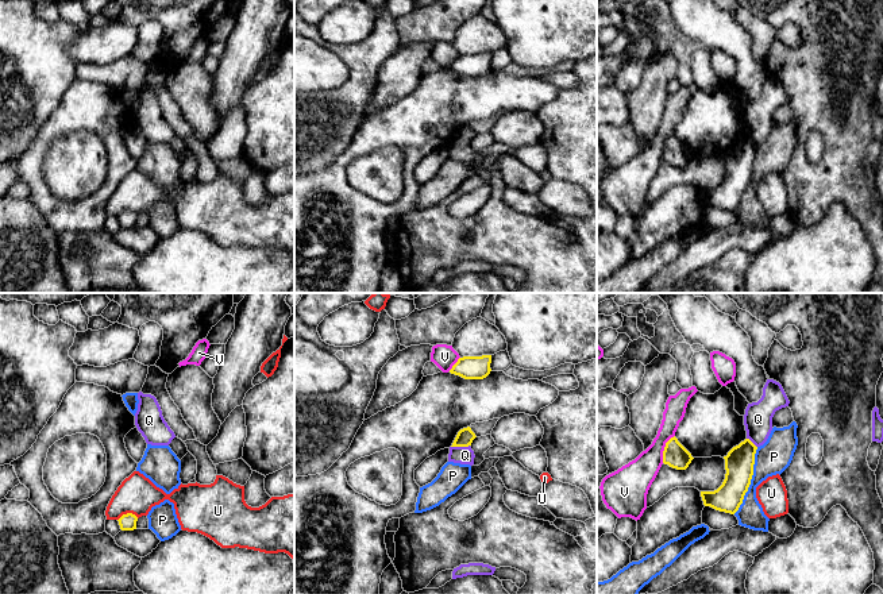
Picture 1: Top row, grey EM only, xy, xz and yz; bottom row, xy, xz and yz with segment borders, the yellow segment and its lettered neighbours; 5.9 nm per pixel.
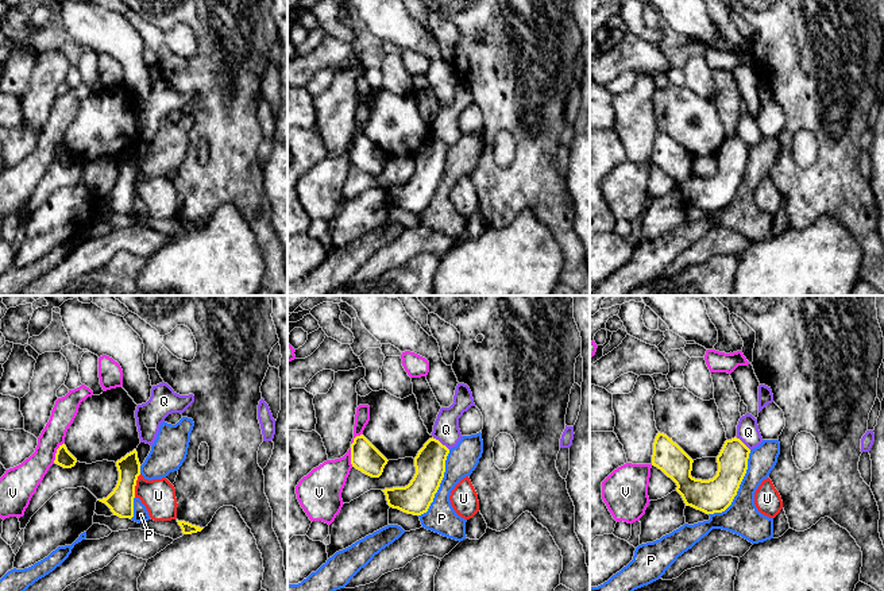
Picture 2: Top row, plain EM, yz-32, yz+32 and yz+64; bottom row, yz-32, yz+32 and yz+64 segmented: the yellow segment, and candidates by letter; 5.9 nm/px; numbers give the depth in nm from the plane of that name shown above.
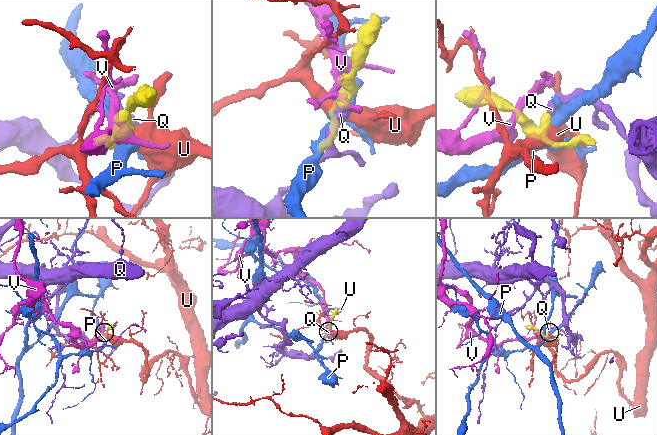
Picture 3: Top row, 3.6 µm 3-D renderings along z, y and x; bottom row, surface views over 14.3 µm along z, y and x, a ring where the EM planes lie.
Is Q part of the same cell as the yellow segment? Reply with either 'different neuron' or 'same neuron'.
different neuron

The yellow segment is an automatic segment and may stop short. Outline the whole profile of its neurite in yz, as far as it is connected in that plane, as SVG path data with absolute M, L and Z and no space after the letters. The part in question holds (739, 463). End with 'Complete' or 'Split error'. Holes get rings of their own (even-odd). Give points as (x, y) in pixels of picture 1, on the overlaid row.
M745 439L733 447L725 459L725 479L714 491L701 491L705 506L734 514L743 504L753 475L757 447Z. Complete

